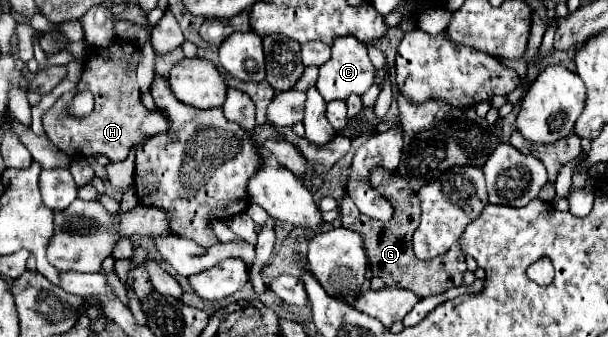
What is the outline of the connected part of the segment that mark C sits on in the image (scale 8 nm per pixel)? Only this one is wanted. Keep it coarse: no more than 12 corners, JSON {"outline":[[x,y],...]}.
{"outline":[[337,37],[319,67],[325,101],[363,95],[373,83],[367,47]]}

